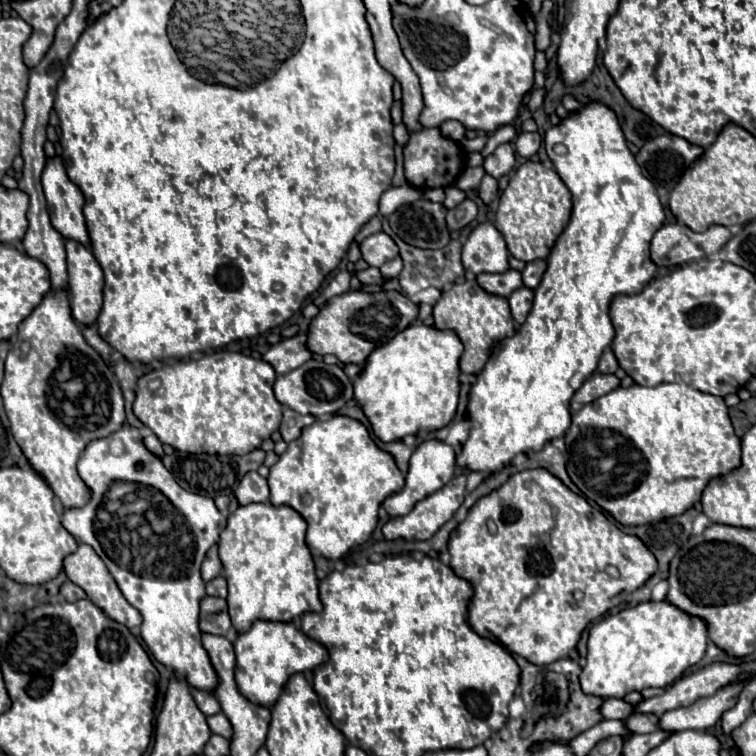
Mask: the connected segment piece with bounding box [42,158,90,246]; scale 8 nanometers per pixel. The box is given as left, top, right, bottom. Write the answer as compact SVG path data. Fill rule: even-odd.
M60 158L46 162L44 174L42 174L42 186L48 200L52 226L66 240L76 240L84 246L90 246L90 236L86 230L84 214L82 214L84 196L80 188L76 188L76 184L68 180Z

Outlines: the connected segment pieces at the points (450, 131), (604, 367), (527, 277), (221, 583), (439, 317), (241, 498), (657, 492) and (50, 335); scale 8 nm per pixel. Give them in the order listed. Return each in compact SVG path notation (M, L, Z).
M446 120L444 124L440 124L440 130L446 138L452 138L456 142L462 142L464 136L466 136L466 128L458 120Z
M606 348L604 354L602 354L602 358L600 358L600 362L598 362L598 372L602 372L602 374L614 374L616 368L618 368L616 356L612 354L610 348Z
M532 260L526 264L526 268L522 270L522 280L524 280L524 286L526 288L536 288L542 280L546 272L546 260Z
M222 576L210 580L206 584L206 594L208 596L216 596L216 598L226 598L228 596L228 590L226 590L226 580Z
M468 280L460 284L452 284L452 288L442 292L440 300L434 304L434 326L442 330L444 328L454 330L460 336L464 344L460 370L470 374L478 374L484 368L484 364L488 362L488 356L492 354L494 344L498 344L504 338L510 338L516 332L508 300L502 296L492 296L484 292L478 284Z
M248 472L238 488L234 490L236 498L240 504L250 504L250 502L268 502L270 500L270 490L266 478L262 478L258 472Z
M684 382L658 384L654 388L640 384L616 388L576 412L564 440L568 450L566 468L572 482L588 500L594 500L624 526L640 526L680 516L700 500L700 494L710 478L740 466L740 440L734 434L724 400L694 390Z
M66 290L48 292L42 304L20 324L18 328L18 344L28 344L28 354L22 354L22 346L14 346L6 358L6 376L2 382L2 398L6 406L6 414L10 420L12 434L22 448L24 456L30 460L32 468L42 474L42 478L50 484L54 494L60 498L64 508L84 506L90 500L90 492L80 480L76 472L76 462L90 440L104 438L122 428L124 416L124 396L114 378L114 372L106 364L106 360L84 340L82 328L72 318L70 312L70 294Z

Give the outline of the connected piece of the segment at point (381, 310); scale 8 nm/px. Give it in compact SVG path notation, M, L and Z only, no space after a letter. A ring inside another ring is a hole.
M382 290L382 300L374 300L366 292L346 292L328 300L328 306L320 310L310 322L308 348L316 354L334 354L344 364L364 366L368 354L386 344L392 336L408 328L418 316L418 306L396 290Z

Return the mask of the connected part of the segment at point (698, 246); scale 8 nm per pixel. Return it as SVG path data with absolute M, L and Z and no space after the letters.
M680 222L664 224L650 242L650 256L656 266L678 266L718 252L730 238L726 226L710 226L698 234Z

